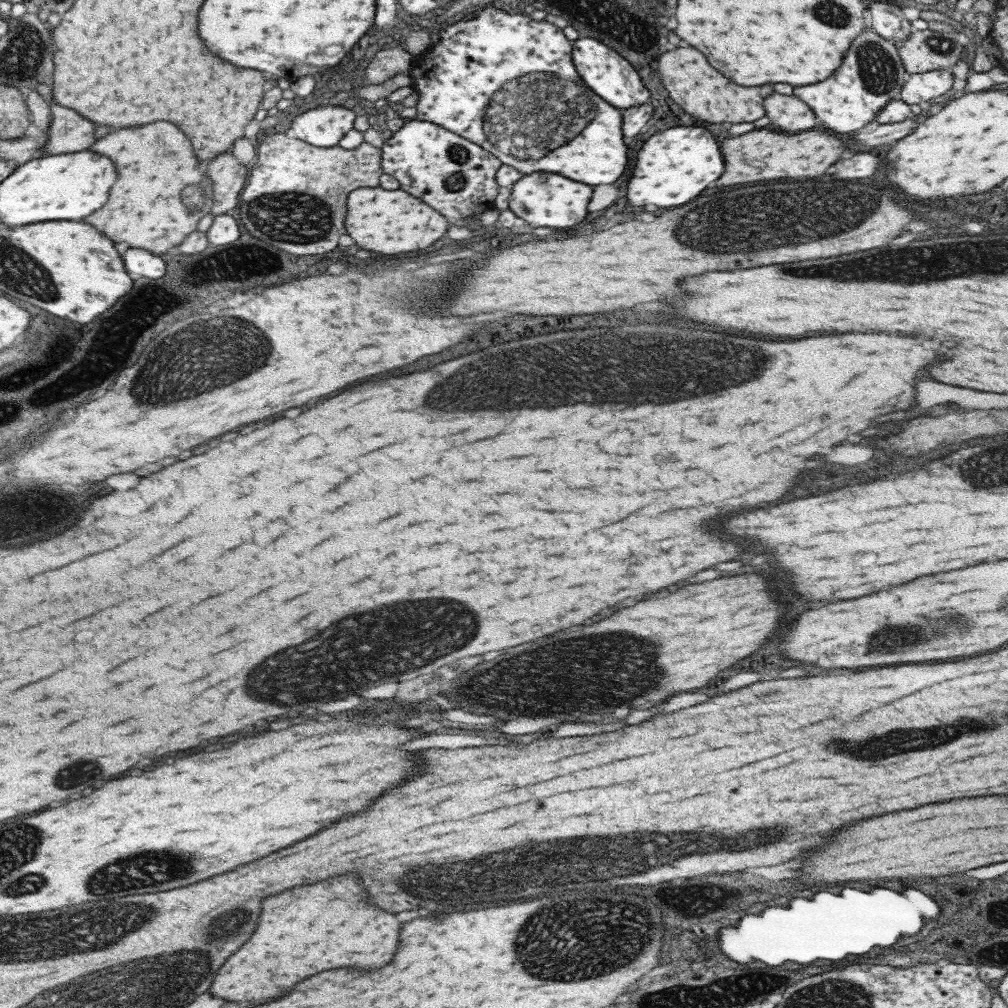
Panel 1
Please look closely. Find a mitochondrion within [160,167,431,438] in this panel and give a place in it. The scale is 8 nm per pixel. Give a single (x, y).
(292, 218)

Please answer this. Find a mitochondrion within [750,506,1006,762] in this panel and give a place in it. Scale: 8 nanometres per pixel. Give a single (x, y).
(941, 631)

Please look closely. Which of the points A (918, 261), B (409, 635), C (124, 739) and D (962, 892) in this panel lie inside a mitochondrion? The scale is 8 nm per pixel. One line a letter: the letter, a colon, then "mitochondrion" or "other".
A: mitochondrion
B: mitochondrion
C: other
D: other

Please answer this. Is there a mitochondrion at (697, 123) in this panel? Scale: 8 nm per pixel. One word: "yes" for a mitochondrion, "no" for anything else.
no

